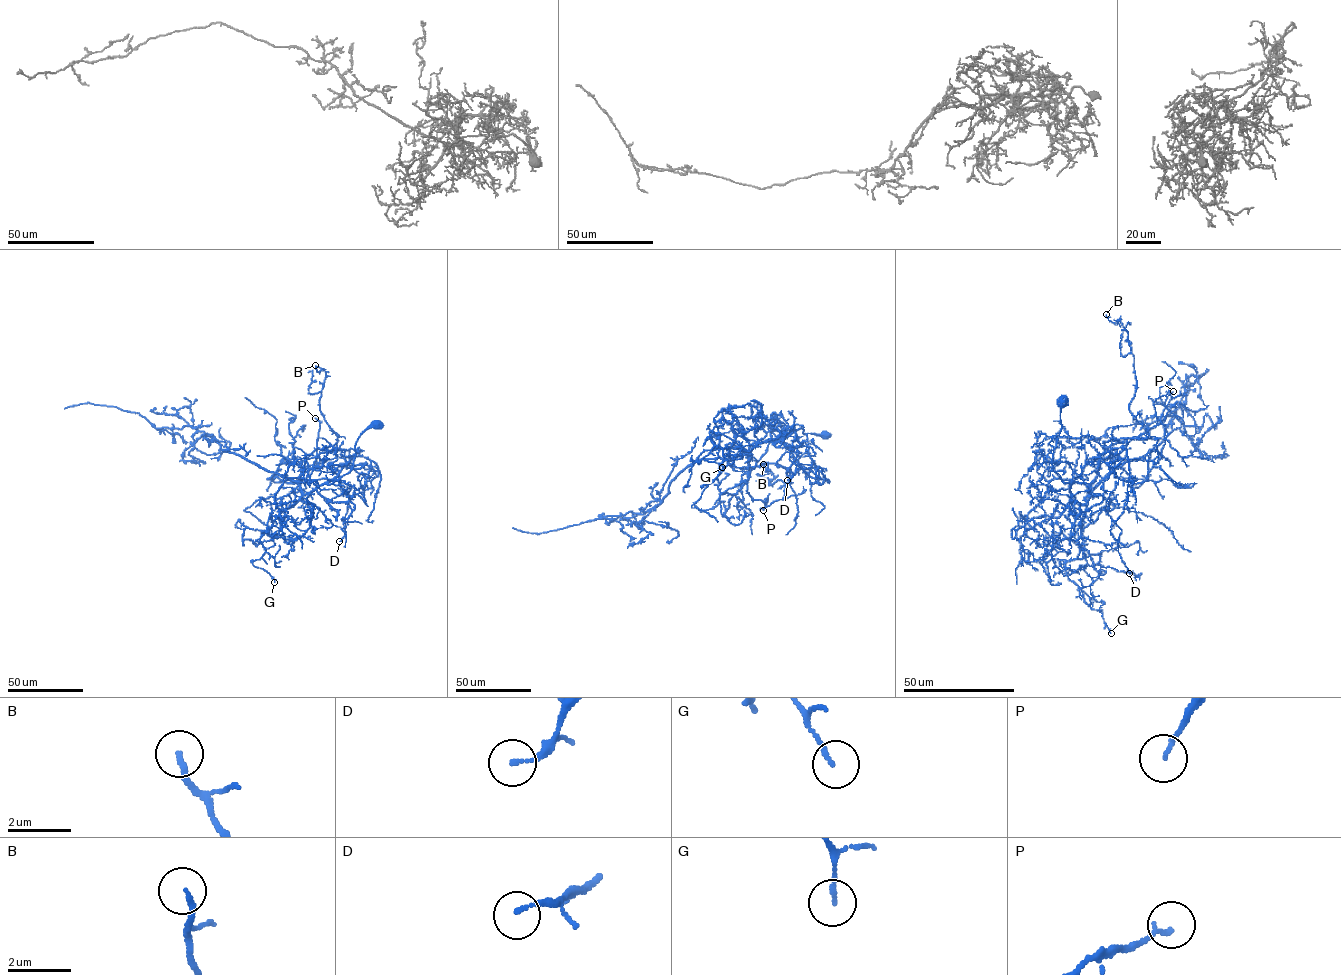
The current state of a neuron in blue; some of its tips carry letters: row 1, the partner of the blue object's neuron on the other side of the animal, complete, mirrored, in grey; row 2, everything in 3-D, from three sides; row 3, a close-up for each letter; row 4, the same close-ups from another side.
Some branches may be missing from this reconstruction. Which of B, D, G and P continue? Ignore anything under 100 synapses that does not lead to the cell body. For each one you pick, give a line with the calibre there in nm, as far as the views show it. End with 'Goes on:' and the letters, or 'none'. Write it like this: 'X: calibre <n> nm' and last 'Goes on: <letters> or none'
Goes on: none

